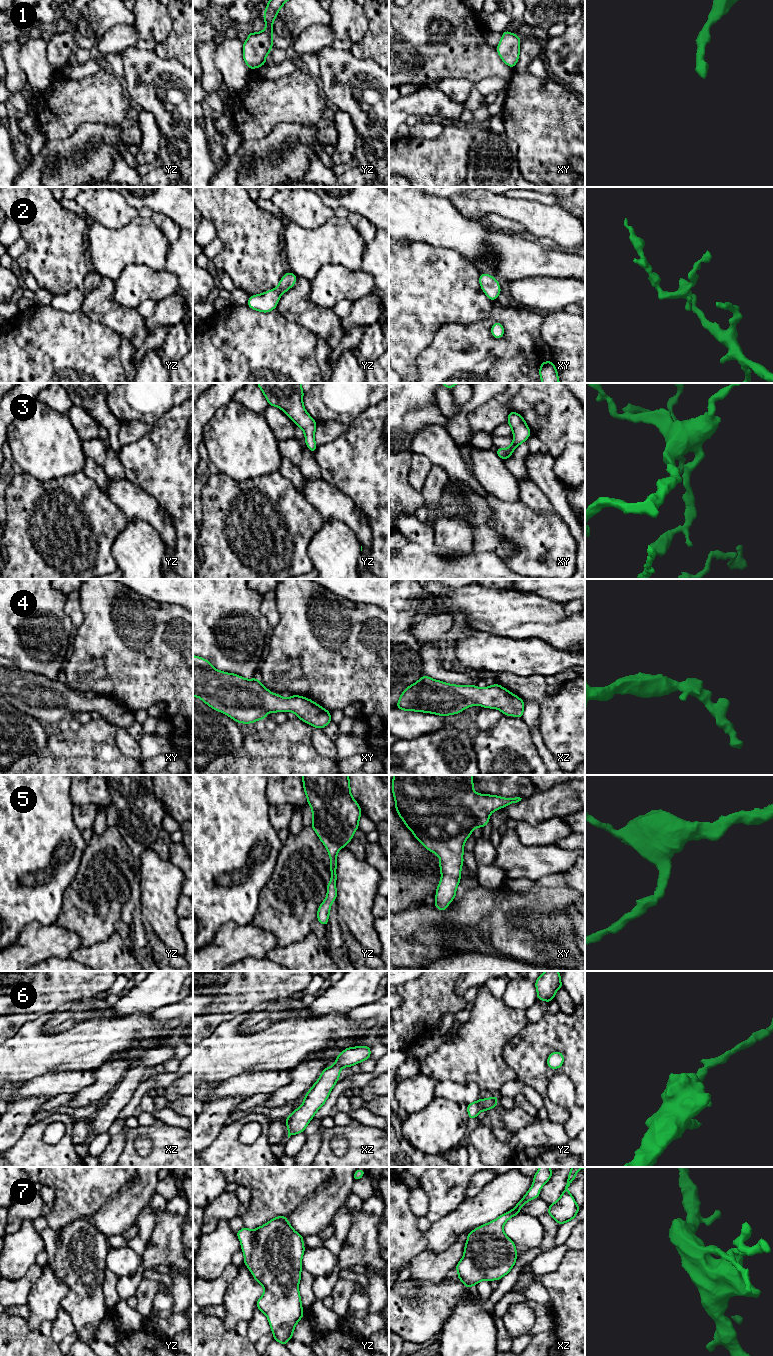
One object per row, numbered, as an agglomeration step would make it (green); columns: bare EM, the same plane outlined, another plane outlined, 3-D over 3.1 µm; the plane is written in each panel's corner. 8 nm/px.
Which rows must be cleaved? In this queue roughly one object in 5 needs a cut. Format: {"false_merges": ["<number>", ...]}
{"false_merges": []}

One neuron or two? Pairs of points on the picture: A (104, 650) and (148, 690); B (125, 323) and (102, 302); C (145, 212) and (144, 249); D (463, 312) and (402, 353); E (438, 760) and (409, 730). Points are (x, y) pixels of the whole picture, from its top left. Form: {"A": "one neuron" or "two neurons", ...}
{"A": "one neuron", "B": "one neuron", "C": "two neurons", "D": "one neuron", "E": "two neurons"}

